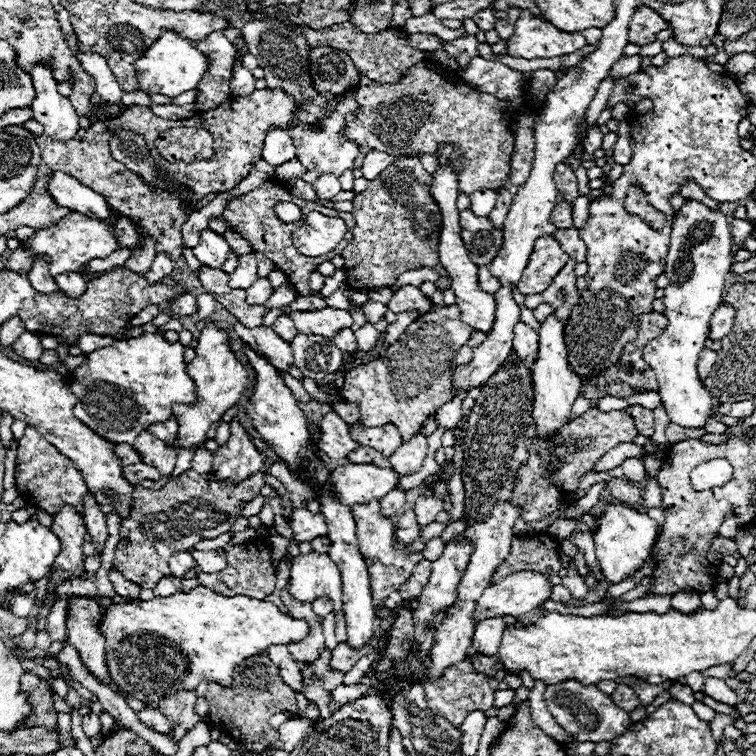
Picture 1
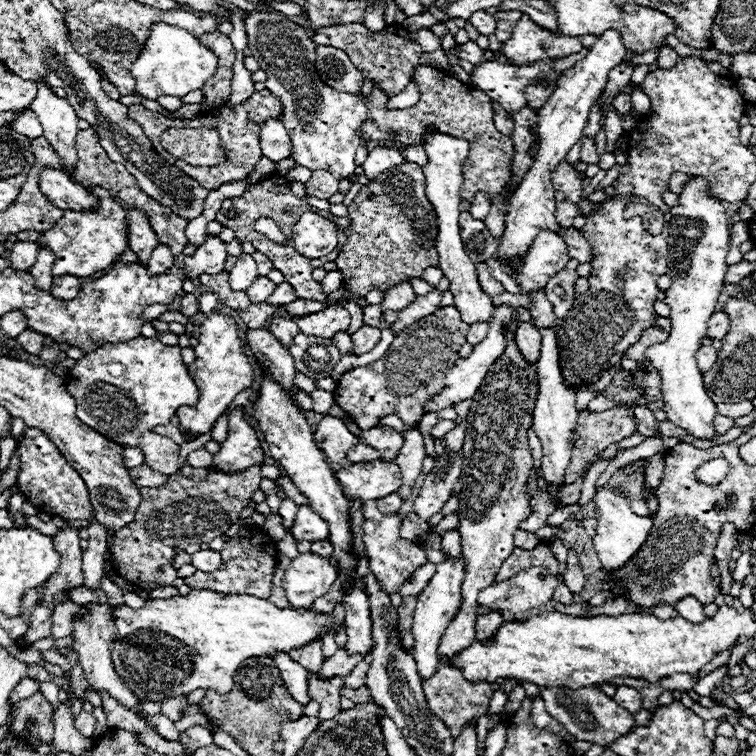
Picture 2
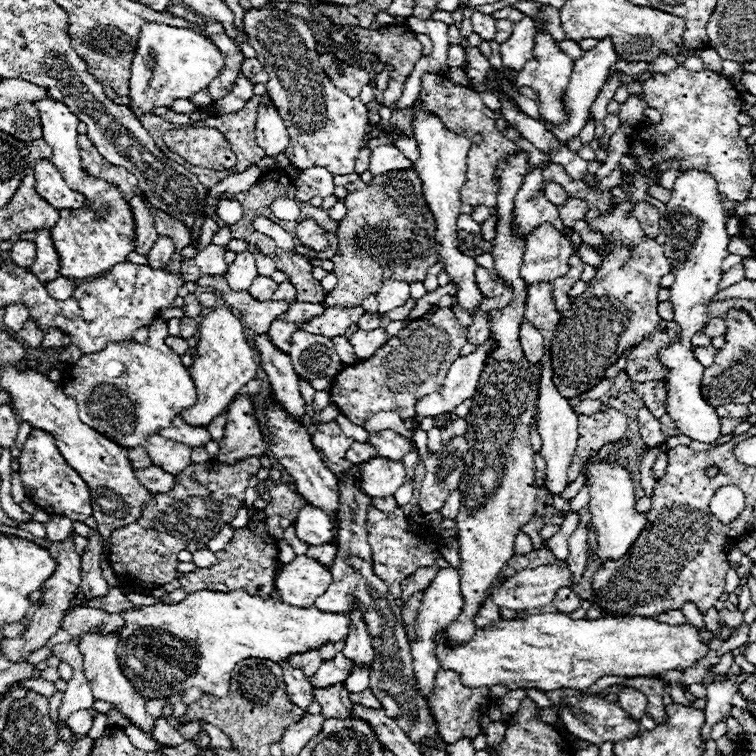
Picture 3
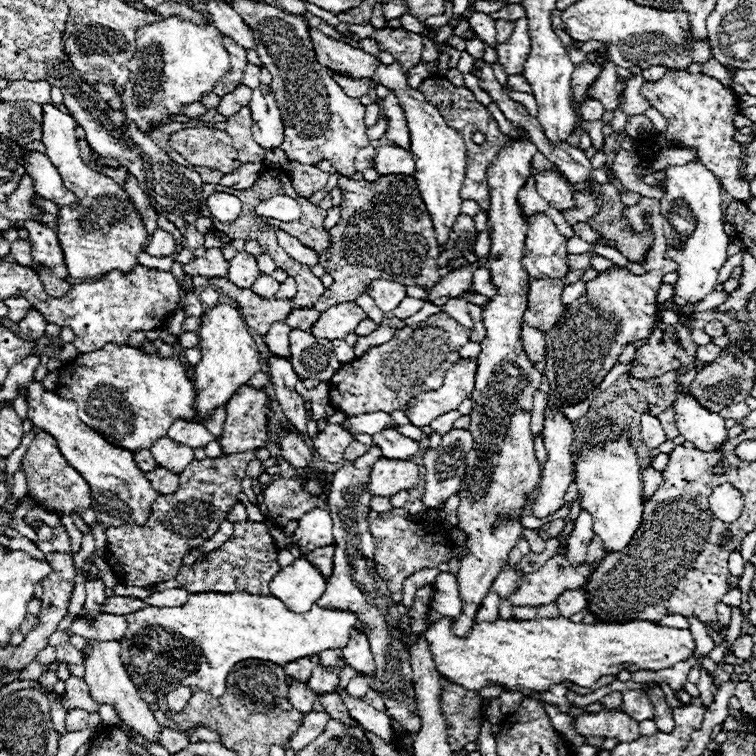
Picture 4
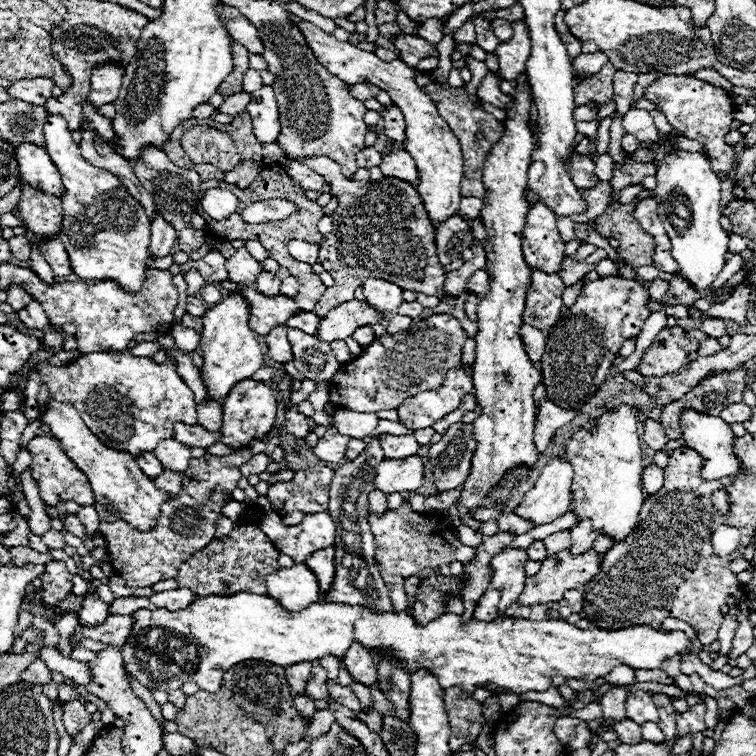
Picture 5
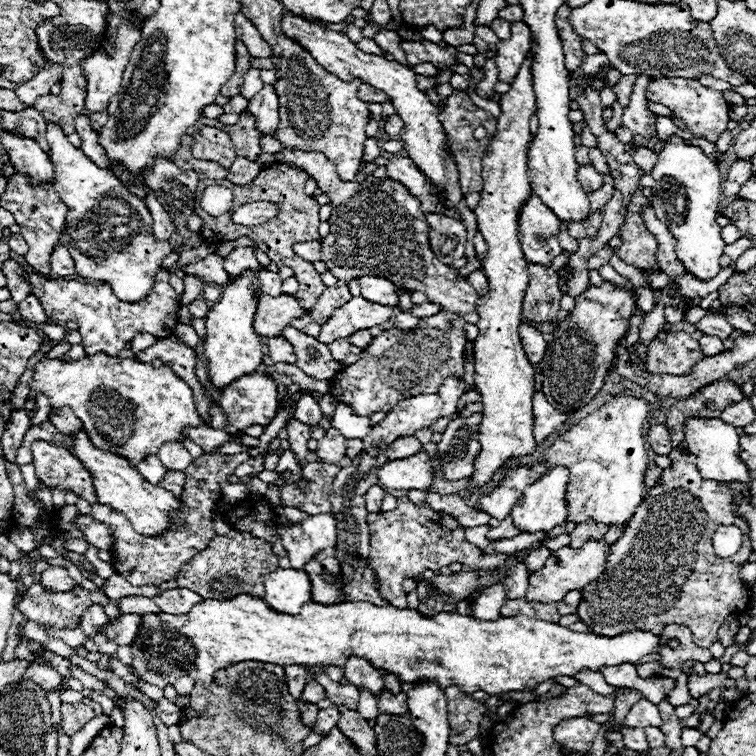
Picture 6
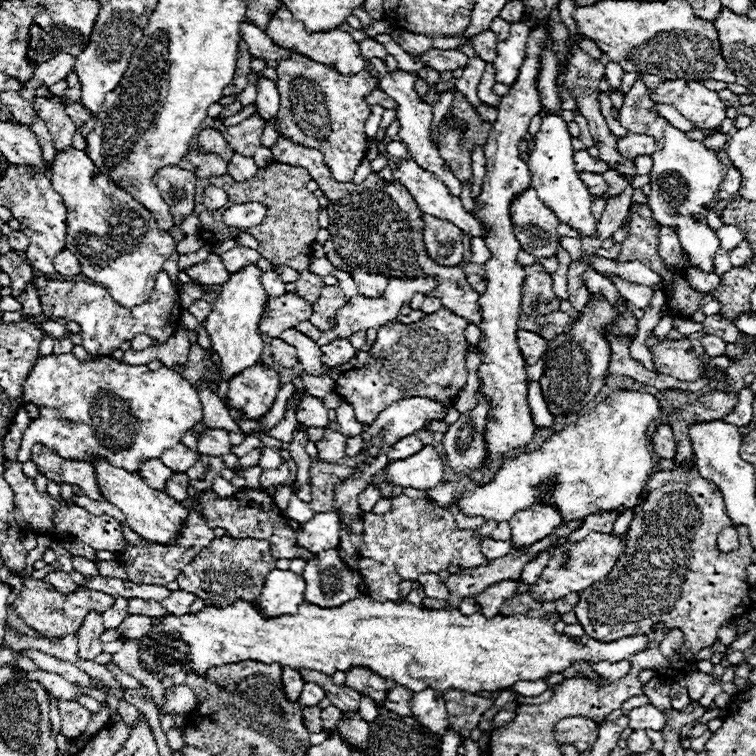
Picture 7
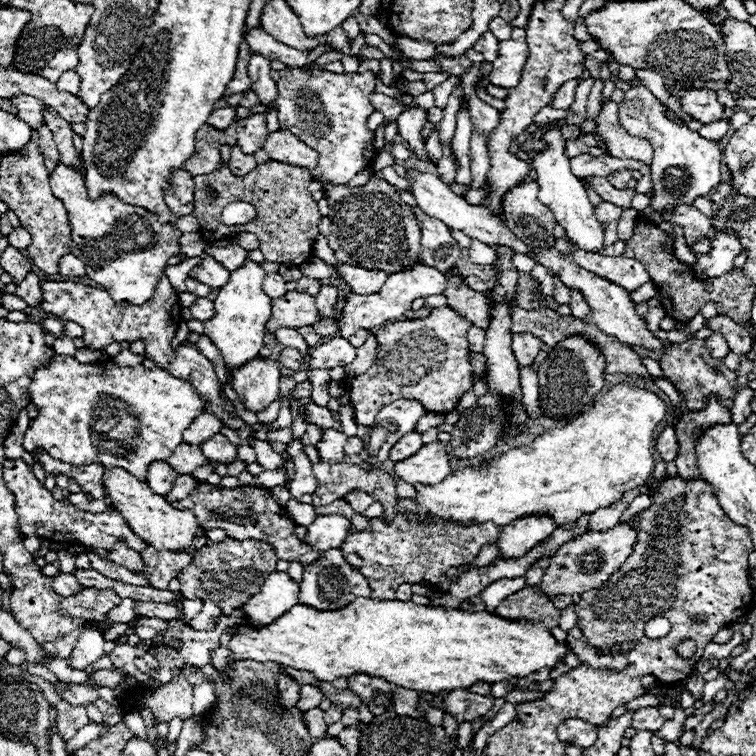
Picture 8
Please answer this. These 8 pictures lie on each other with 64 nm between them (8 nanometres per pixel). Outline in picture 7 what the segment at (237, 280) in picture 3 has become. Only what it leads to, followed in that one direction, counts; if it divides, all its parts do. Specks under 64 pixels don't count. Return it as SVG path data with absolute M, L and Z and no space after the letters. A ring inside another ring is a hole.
M236 246L236 248L220 254L220 256L222 256L222 262L224 262L224 266L226 266L226 270L228 270L230 274L240 272L240 270L246 268L248 264L256 264L258 258L260 258L258 250L244 248L244 246Z

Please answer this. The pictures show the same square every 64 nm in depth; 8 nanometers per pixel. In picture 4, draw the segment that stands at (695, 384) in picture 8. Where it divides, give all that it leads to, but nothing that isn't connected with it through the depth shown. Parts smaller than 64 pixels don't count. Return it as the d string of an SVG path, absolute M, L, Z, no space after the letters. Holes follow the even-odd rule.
M660 322L648 342L636 350L630 374L634 378L650 380L678 370L680 364L690 364L694 362L694 358L696 346L690 338L690 330L680 322Z

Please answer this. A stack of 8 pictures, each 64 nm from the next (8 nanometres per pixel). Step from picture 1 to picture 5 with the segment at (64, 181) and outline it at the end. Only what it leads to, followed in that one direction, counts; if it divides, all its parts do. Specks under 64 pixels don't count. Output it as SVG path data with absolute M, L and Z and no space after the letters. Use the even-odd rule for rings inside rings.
M20 144L16 148L16 156L18 156L18 164L22 168L22 180L28 186L38 188L44 194L52 194L58 198L62 198L66 194L60 174L44 148L34 146L34 144Z

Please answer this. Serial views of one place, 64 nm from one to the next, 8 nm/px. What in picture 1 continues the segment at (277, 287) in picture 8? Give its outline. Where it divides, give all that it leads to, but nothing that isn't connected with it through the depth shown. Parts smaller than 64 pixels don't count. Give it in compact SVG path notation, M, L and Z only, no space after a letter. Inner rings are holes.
M260 278L250 288L246 288L246 302L250 306L262 306L272 296L272 292L274 290L272 290L268 278Z

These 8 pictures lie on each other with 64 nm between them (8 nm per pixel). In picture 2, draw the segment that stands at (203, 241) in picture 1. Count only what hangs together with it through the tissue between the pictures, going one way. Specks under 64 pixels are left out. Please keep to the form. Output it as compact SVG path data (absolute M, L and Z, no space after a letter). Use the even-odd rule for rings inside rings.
M206 236L204 244L196 248L190 260L184 260L186 276L198 278L202 272L222 272L226 256L226 242L222 242L218 236Z

